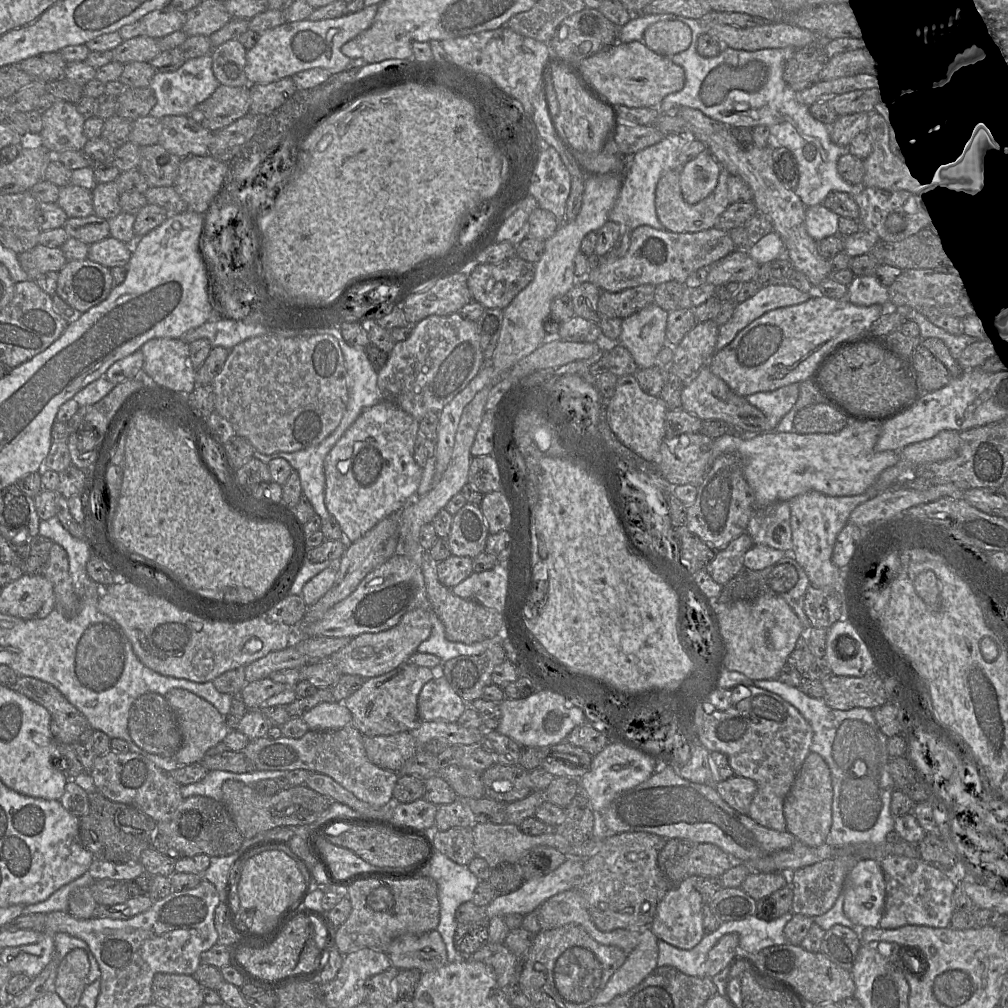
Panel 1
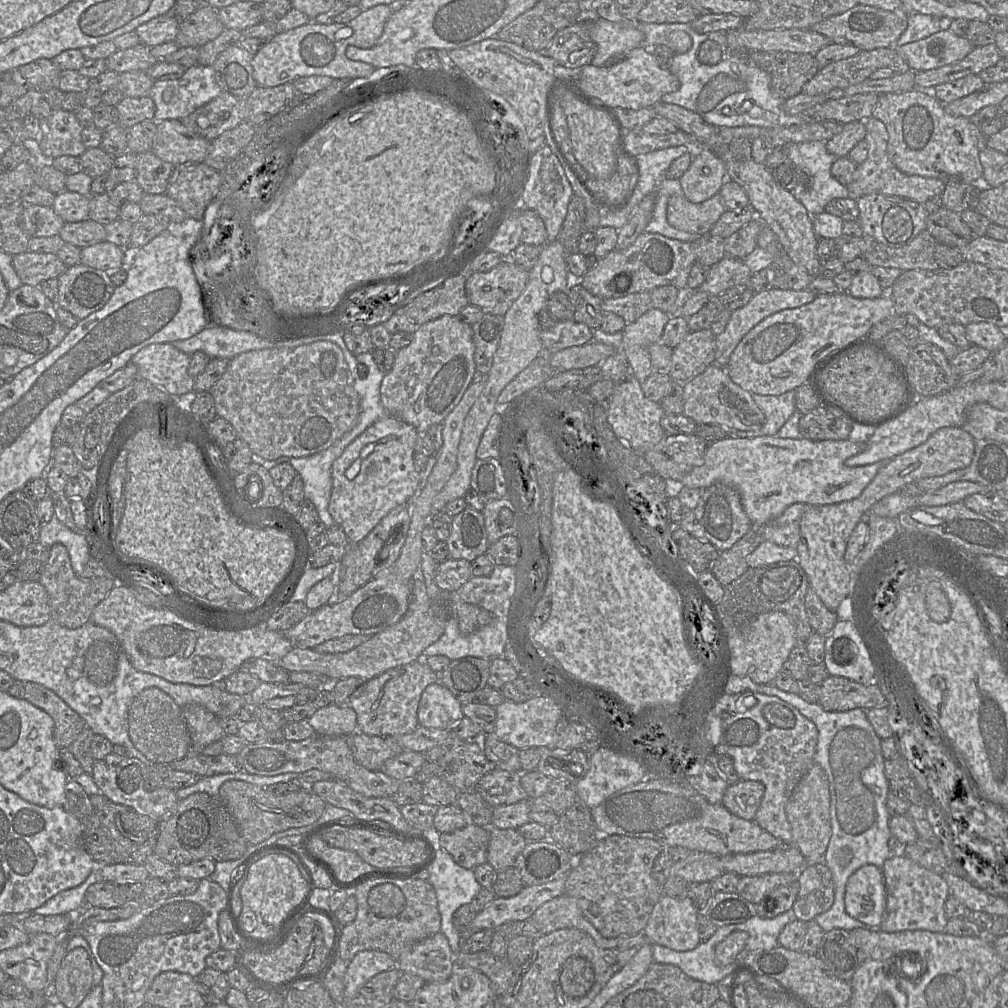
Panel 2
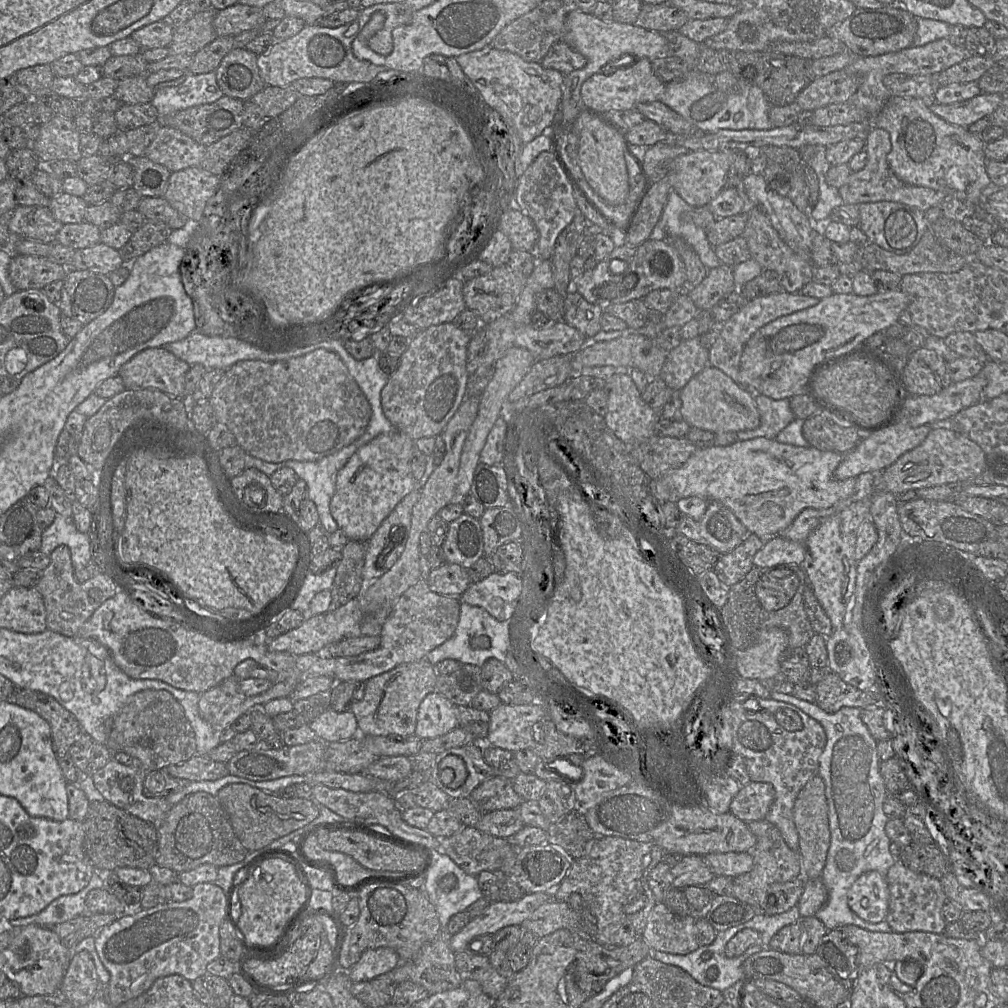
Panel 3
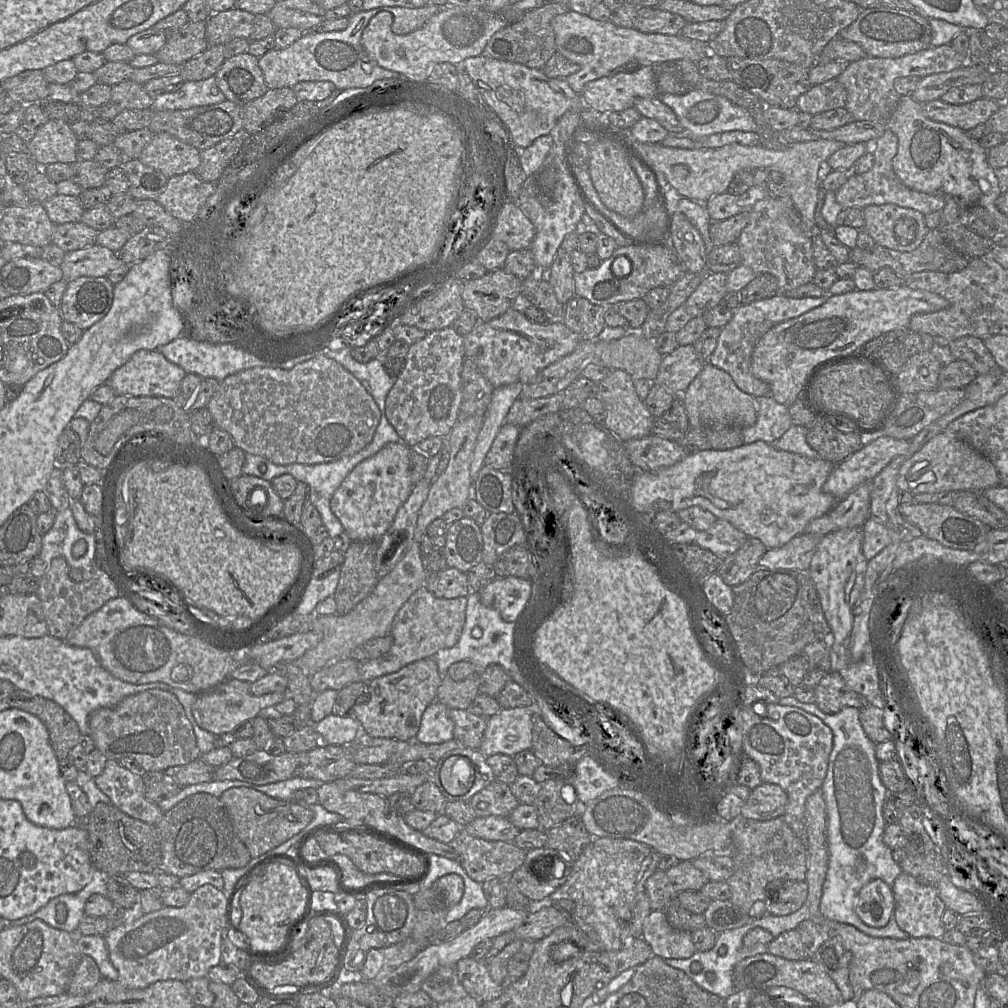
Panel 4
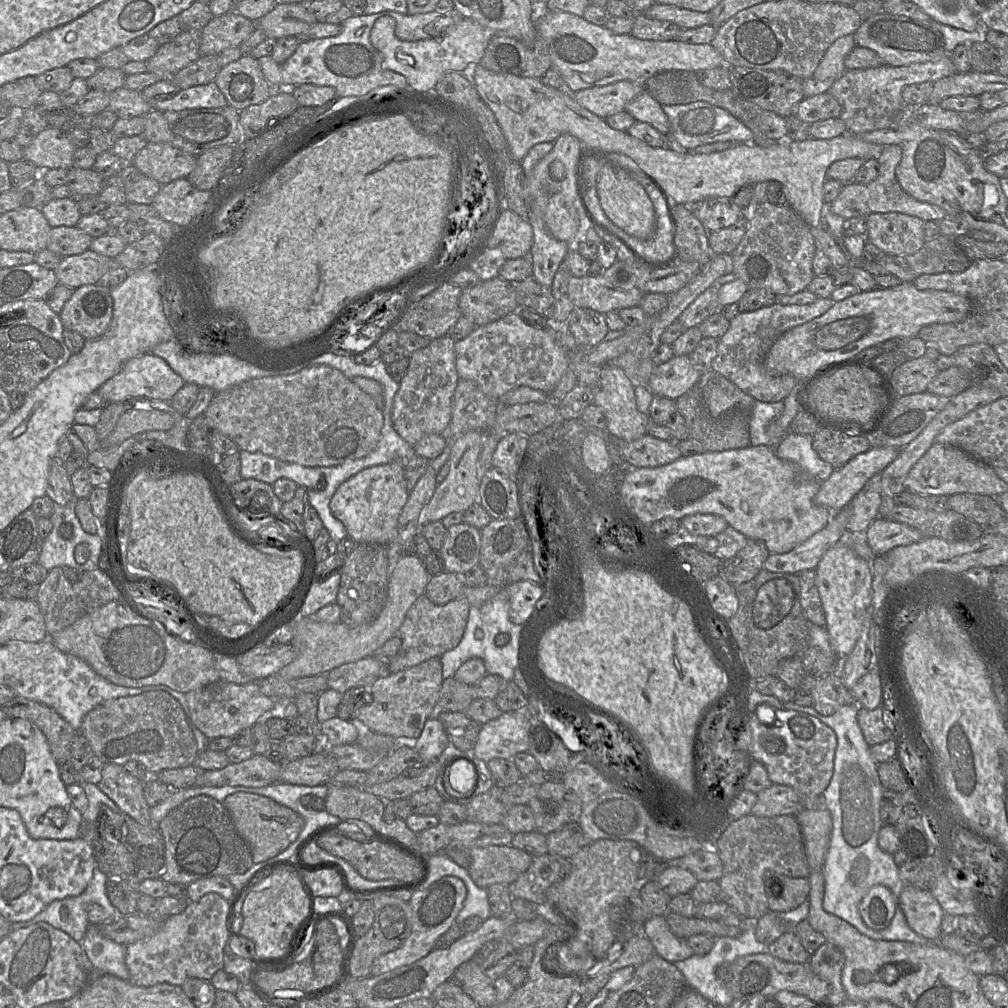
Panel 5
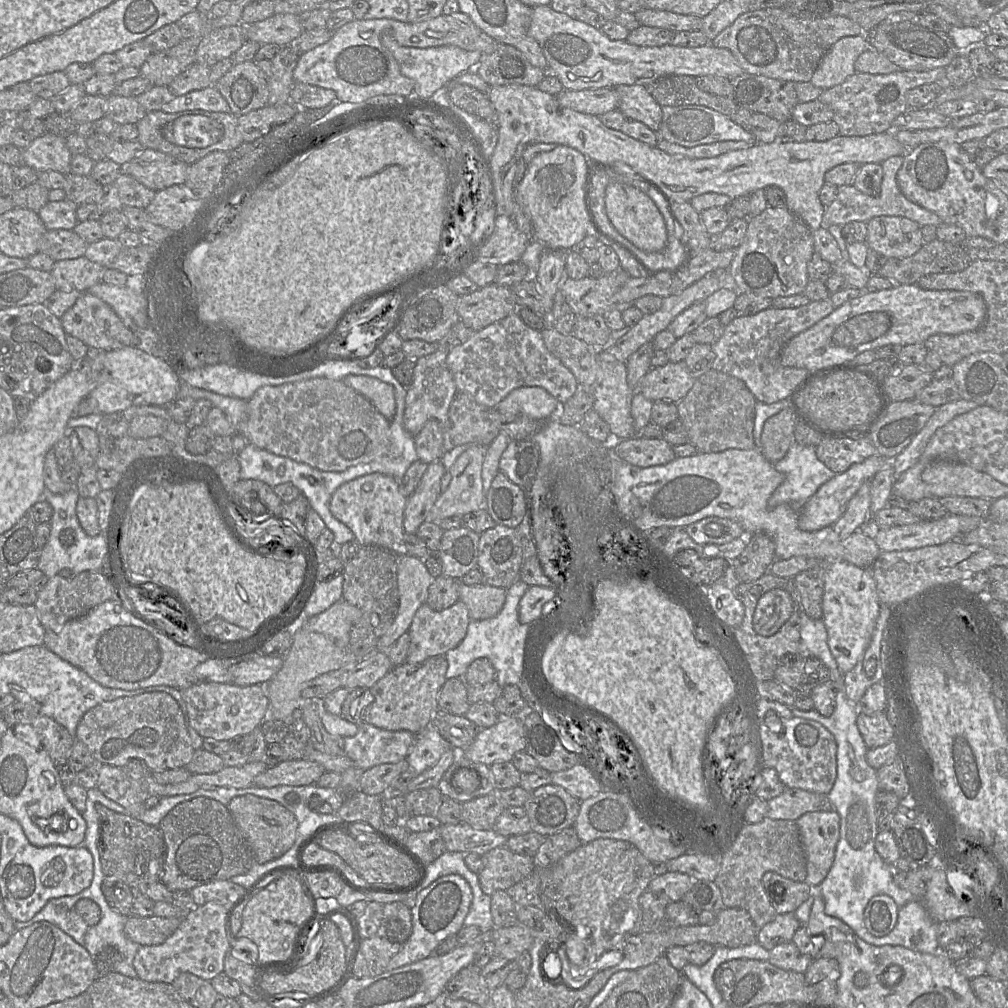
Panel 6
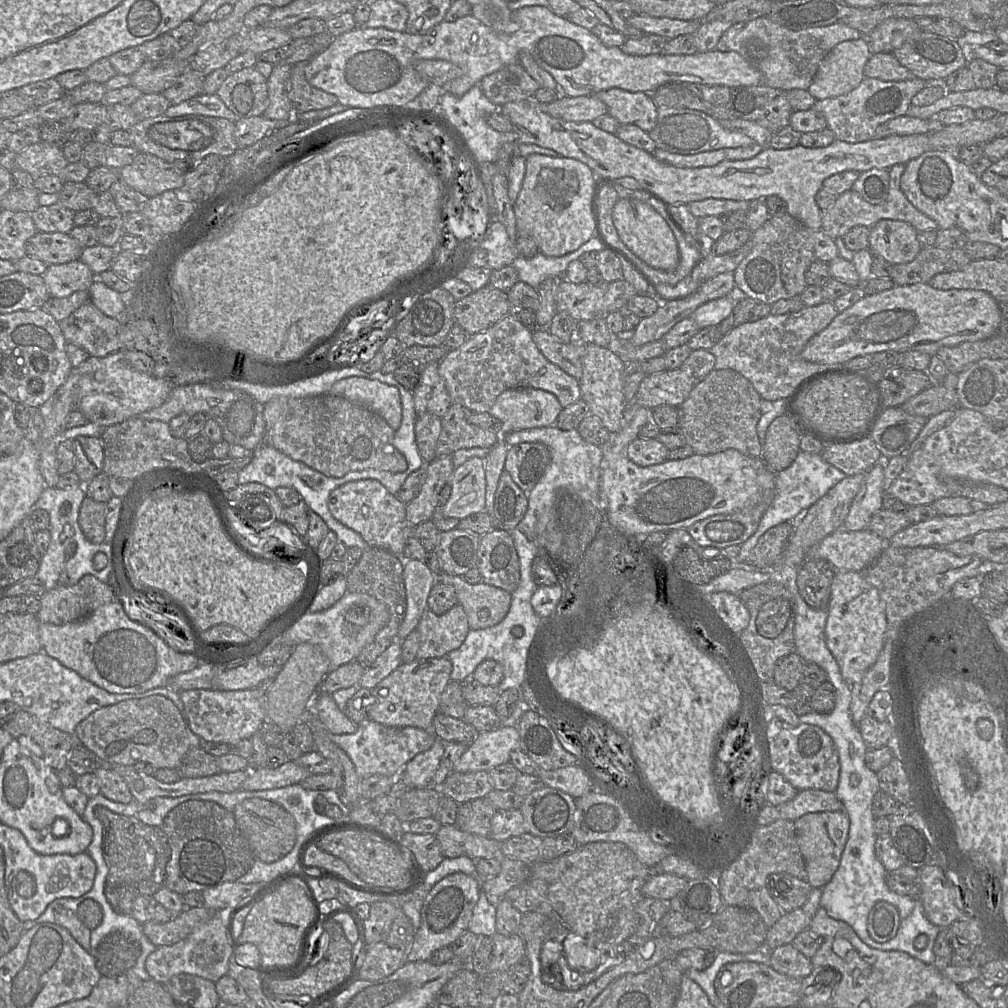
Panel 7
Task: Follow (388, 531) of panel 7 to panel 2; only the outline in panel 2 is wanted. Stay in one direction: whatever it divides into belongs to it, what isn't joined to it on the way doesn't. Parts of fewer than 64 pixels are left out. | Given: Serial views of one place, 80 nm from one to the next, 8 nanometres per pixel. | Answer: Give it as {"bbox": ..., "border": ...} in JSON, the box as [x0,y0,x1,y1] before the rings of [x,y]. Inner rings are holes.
{"bbox":[328,415,420,543],"border":[[[386,415],[369,426],[352,441],[332,464],[332,491],[328,511],[335,523],[340,525],[350,543],[362,541],[390,511],[407,504],[418,493],[420,474],[413,460],[414,446],[418,438],[417,430],[398,418]]]}

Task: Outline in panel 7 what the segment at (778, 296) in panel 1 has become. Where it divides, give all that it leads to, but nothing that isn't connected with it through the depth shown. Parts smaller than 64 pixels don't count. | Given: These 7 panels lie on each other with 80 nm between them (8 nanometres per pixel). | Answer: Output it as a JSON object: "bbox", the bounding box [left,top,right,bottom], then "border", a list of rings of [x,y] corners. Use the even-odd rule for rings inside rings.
{"bbox":[709,302,838,399],"border":[[[832,302],[806,307],[793,313],[769,314],[755,322],[734,326],[709,350],[715,356],[714,369],[731,369],[748,379],[762,399],[786,398],[807,376],[828,367],[806,361],[802,351],[808,341],[824,330],[838,314]]]}

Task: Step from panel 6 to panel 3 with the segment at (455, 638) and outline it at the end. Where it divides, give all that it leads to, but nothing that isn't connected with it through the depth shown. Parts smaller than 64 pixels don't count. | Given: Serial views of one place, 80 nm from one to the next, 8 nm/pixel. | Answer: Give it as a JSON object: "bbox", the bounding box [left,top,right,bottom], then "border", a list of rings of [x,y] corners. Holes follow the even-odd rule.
{"bbox":[296,579,460,682],"border":[[[419,579],[396,601],[385,620],[379,646],[357,656],[333,657],[326,654],[310,653],[296,657],[298,669],[304,676],[328,676],[336,682],[369,679],[390,671],[395,667],[425,660],[427,654],[450,639],[457,627],[460,616],[460,597],[450,597],[432,591],[425,579]]]}

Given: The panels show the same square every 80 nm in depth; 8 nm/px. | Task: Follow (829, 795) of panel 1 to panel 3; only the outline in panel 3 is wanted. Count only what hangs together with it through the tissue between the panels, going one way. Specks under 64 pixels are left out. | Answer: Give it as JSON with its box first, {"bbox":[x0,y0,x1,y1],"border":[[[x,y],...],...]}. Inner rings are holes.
{"bbox":[793,775,831,879],"border":[[[819,775],[811,778],[799,792],[793,807],[793,818],[799,836],[798,852],[802,860],[803,876],[805,879],[820,878],[826,864],[831,835],[825,784]]]}

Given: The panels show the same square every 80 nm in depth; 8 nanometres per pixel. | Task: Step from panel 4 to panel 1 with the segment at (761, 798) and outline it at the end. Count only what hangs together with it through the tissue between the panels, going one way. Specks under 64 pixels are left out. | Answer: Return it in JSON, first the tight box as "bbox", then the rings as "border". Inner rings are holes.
{"bbox":[715,775,757,815],"border":[[[734,775],[731,778],[720,781],[715,789],[731,808],[747,815],[757,791],[757,784],[750,778]]]}

